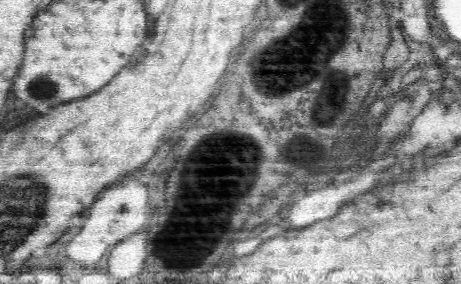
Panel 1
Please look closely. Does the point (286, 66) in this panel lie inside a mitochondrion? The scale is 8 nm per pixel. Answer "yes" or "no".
yes

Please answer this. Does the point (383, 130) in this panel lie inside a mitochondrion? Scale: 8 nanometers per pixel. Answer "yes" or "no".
yes

